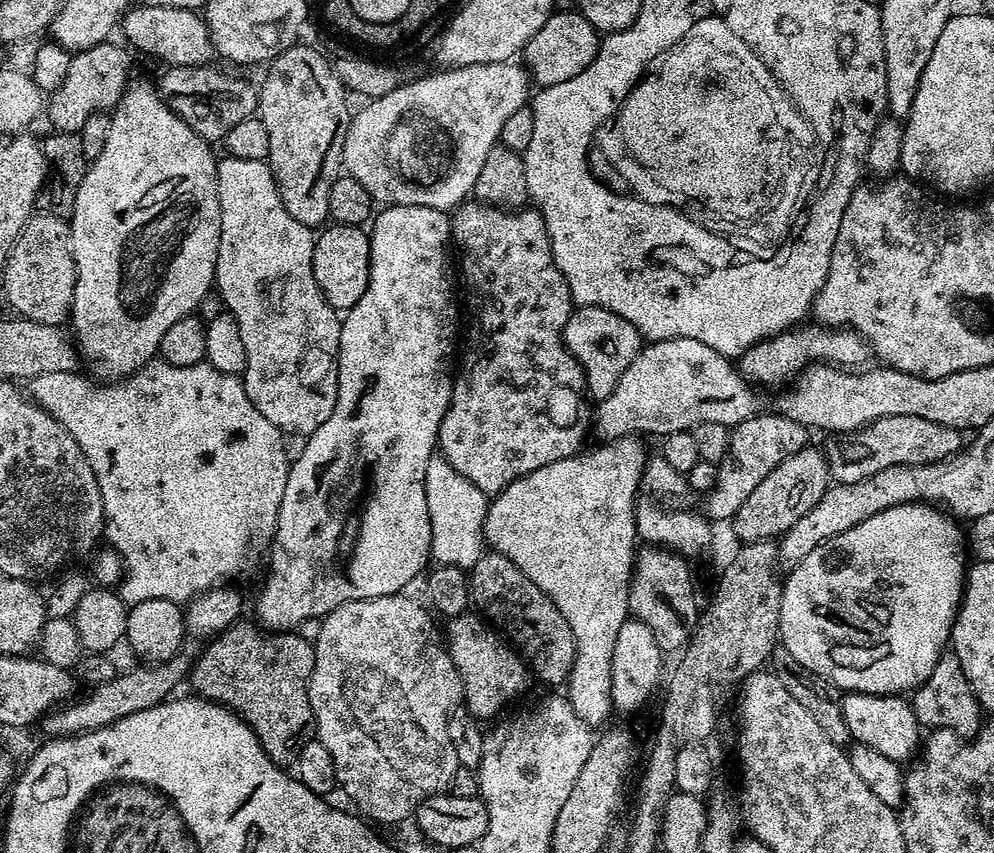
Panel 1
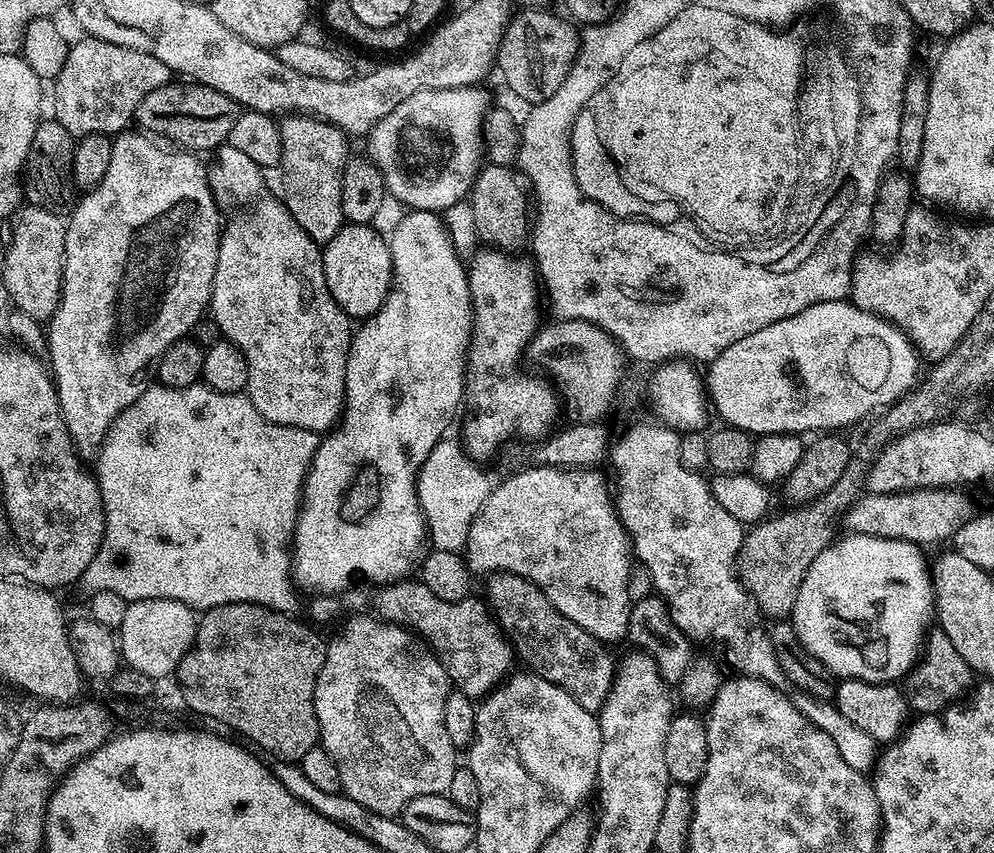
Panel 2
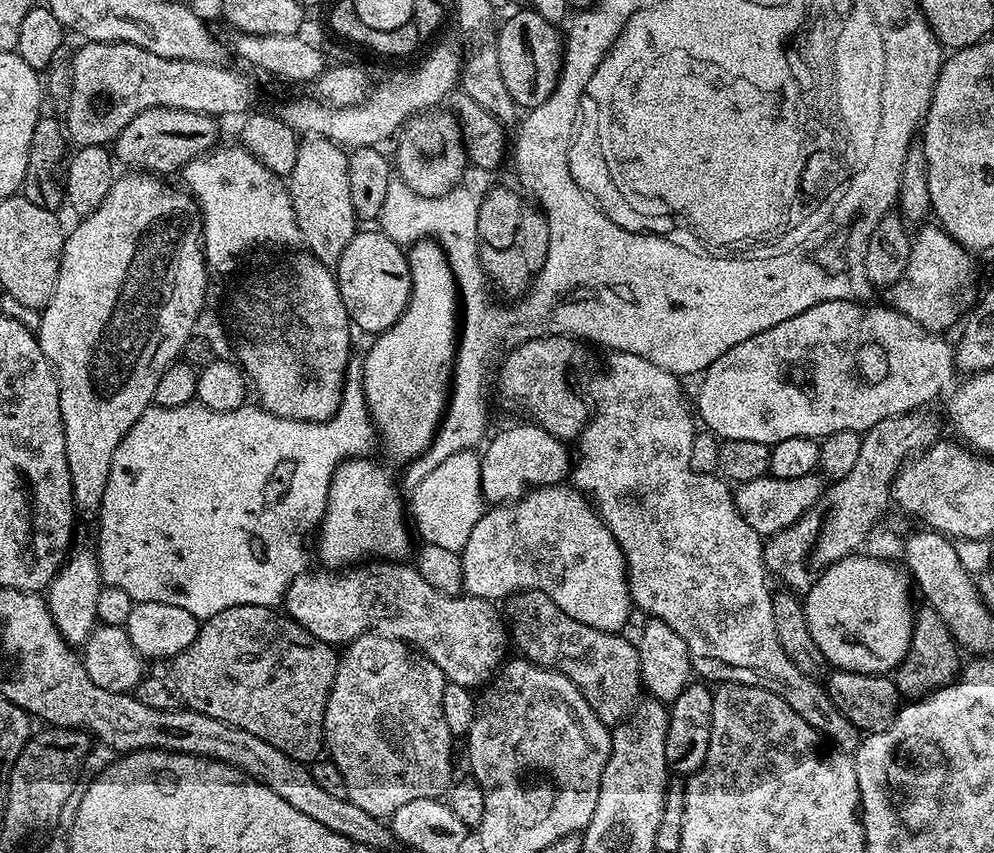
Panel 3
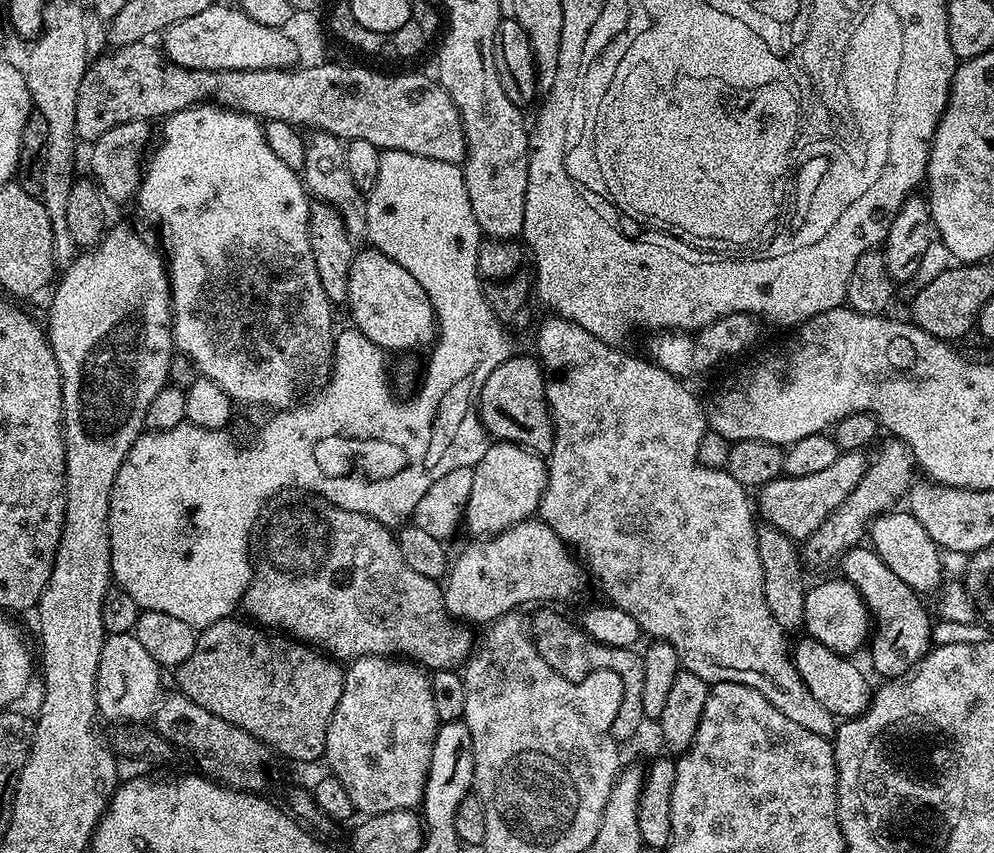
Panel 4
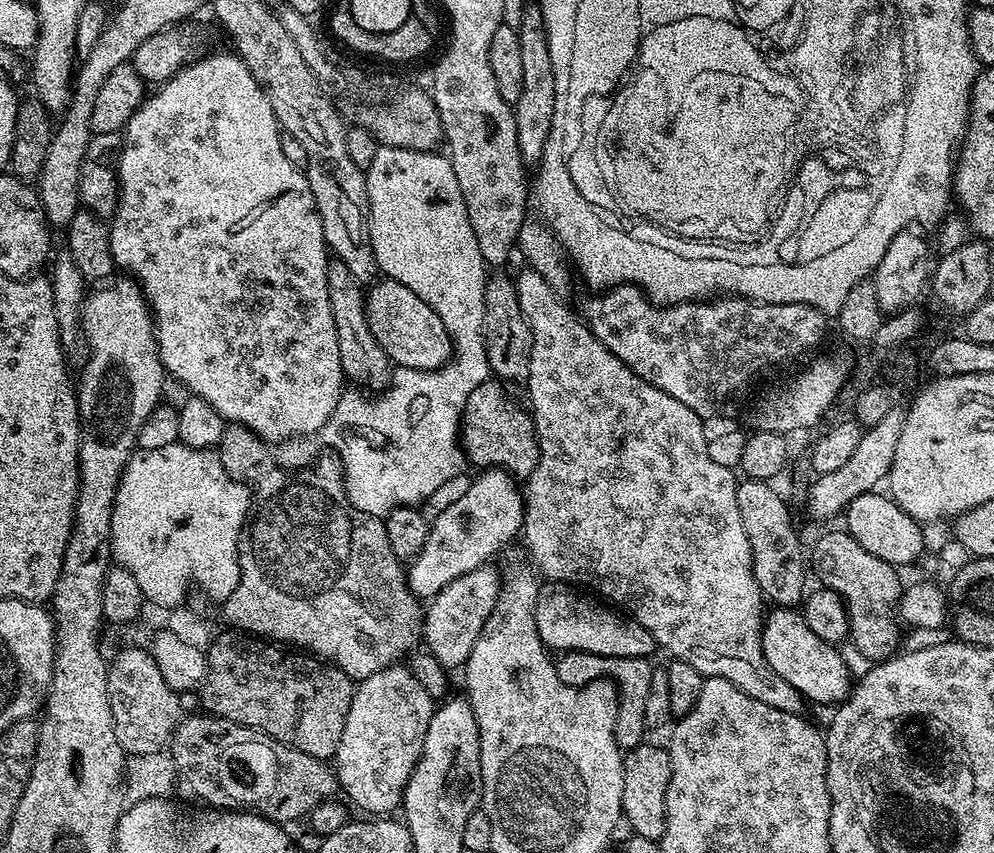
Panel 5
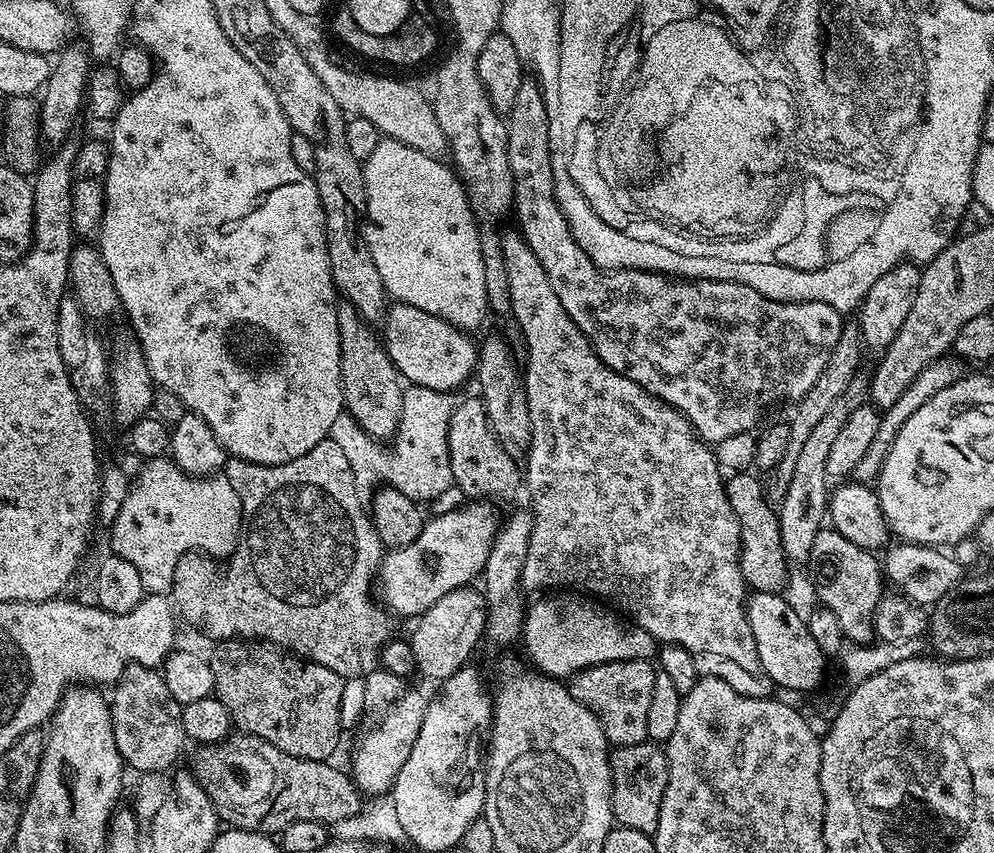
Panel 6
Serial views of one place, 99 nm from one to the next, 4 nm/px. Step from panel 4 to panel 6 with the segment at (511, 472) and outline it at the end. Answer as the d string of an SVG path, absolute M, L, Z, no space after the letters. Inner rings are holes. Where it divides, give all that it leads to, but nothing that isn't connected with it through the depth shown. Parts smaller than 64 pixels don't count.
M465 502L459 508L450 510L441 516L433 515L425 523L422 534L410 542L410 546L393 548L380 561L378 573L378 596L383 607L389 613L397 612L400 616L423 616L438 598L450 594L450 590L463 588L473 583L472 579L479 577L486 566L486 558L490 558L490 550L496 541L496 533L500 530L501 517L496 517L496 512L488 502Z

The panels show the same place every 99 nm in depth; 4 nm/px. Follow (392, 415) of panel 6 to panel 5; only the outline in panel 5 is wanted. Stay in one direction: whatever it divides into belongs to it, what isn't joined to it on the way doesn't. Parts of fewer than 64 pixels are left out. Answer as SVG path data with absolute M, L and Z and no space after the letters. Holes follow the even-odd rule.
M335 258L328 261L328 293L330 314L334 314L334 334L338 334L338 354L345 377L351 383L352 380L356 383L353 385L369 393L383 393L389 387L394 371L393 365L382 350L382 346L378 346L378 338L374 338L370 330L370 322L366 314L365 289L350 274L350 270L346 270L343 262Z

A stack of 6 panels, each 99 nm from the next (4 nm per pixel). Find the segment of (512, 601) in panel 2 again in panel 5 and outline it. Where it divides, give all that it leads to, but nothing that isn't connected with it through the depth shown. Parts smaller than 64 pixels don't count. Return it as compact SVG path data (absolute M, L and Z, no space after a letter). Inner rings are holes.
M565 652L555 661L556 673L566 686L585 688L595 680L611 680L616 686L618 714L616 715L616 744L622 750L637 748L645 743L646 694L650 694L650 682L654 671L653 661L648 658L618 658L585 652Z

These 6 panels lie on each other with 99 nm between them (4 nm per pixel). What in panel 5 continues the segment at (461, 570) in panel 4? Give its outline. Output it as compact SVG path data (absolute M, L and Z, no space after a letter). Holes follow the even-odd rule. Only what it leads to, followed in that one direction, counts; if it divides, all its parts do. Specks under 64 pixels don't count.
M492 566L470 570L462 578L454 578L437 596L431 597L424 614L423 643L432 656L442 662L449 670L459 669L470 658L482 626L496 608L496 599L500 596L501 573L496 573Z

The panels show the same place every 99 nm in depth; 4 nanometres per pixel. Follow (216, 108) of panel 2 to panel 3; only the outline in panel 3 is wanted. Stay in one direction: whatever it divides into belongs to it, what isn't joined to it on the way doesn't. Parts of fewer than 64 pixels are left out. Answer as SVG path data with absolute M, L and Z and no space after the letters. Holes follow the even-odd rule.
M151 108L142 110L130 126L126 126L119 132L114 141L114 156L132 170L143 170L149 174L164 174L160 172L172 172L183 169L195 156L203 155L217 143L216 135L220 128L217 117L207 116L205 112L194 110L180 110L178 108Z

